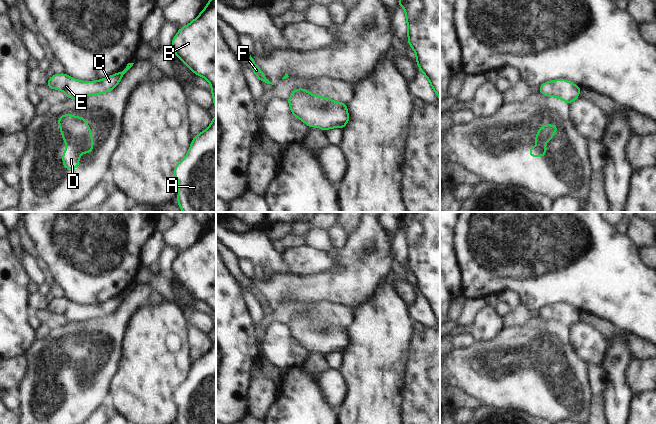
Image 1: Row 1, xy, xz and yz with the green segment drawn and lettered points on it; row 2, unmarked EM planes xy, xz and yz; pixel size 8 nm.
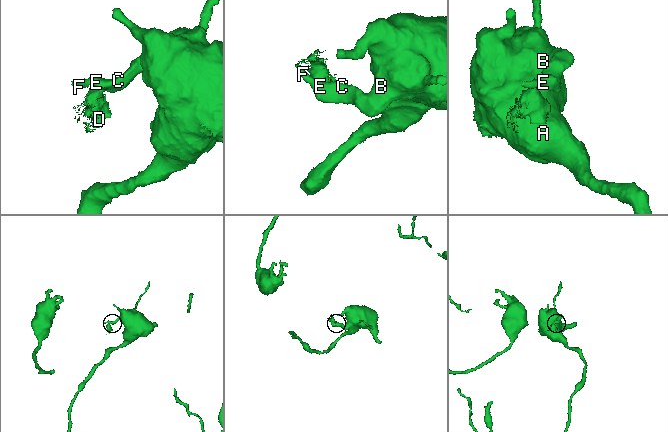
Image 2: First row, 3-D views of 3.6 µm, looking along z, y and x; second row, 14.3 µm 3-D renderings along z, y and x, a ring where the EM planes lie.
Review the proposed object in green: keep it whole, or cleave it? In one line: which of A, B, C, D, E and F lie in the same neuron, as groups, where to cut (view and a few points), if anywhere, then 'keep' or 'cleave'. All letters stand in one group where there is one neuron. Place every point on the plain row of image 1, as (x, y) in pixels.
A B C E F / D | xz (309, 319), (315, 319), (318, 322) | cleave

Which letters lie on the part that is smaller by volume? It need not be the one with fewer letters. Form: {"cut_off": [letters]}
{"cut_off": ["D"]}

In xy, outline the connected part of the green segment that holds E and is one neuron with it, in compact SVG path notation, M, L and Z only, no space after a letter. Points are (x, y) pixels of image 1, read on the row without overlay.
M128 287L122 296L103 302L97 305L80 305L72 302L66 297L54 298L48 303L47 311L64 316L68 323L79 323L88 319L99 319L113 314L124 298L133 290Z

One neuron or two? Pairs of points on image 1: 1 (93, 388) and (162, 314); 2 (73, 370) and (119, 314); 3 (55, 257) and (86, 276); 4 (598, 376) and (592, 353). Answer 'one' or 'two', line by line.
1: two
2: one
3: one
4: two

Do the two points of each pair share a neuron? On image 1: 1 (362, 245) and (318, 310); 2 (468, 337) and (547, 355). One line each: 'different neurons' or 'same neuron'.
1: different neurons
2: different neurons

